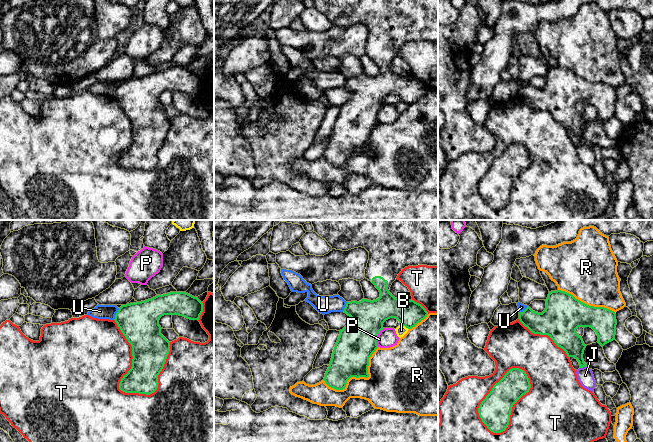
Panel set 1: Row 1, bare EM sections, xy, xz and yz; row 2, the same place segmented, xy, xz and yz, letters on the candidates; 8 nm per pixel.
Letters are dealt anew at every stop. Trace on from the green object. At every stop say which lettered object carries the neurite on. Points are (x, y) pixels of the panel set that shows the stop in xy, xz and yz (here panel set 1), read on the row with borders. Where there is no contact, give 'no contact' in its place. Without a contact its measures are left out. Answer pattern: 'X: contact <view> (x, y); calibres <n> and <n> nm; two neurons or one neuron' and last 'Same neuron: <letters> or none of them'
B: contact xz (404, 325); calibres 220 and 80 nm; two neurons
J: contact yz (583, 366); calibres 180 and 130 nm; two neurons
P: contact xz (377, 336); calibres 320 and 150 nm; two neurons
R: contact xz (359, 376); calibres 300 and 360 nm; two neurons
T: contact xy (130, 369); calibres 300 and 460 nm; two neurons
U: contact xy (116, 314); calibres 320 and 110 nm; two neurons
Same neuron: none of them

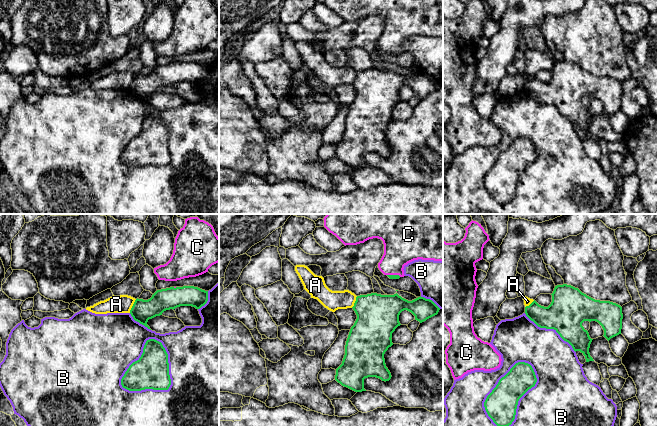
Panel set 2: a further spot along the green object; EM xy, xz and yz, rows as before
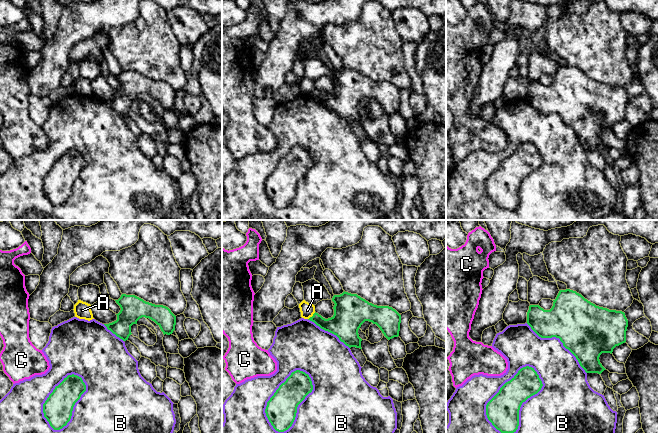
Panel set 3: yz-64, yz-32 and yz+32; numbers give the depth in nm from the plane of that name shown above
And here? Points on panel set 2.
A: contact xy (132, 306); calibres 180 and 140 nm; two neurons
B: contact xy (140, 357); calibres 280 and 460 nm; two neurons
C: contact xz (394, 275); calibres 30 and 300 nm; one neuron
Same neuron: C

